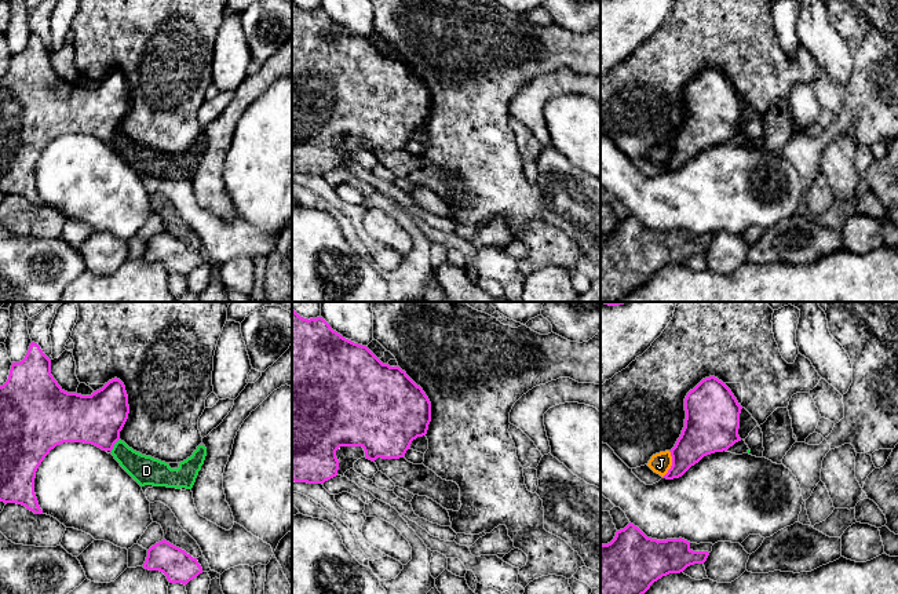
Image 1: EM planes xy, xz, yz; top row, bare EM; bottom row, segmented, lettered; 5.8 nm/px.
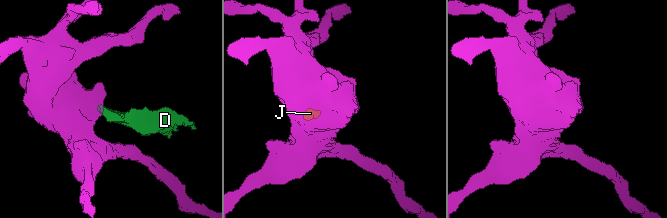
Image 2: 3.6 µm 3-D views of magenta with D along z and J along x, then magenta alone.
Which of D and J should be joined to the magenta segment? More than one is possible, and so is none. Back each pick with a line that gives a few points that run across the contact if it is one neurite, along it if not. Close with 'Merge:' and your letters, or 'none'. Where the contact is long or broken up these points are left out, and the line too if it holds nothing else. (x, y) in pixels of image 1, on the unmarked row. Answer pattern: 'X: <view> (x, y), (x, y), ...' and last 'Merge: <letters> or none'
Merge: none

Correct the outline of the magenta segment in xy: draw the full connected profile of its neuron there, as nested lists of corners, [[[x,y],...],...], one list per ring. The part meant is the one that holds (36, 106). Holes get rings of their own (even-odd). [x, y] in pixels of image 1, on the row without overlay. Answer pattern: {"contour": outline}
{"contour": [[[32,33],[25,50],[12,54],[7,73],[0,77],[0,193],[22,196],[34,205],[43,205],[34,185],[34,170],[50,142],[63,134],[92,135],[102,142],[112,142],[120,131],[128,105],[128,87],[120,70],[109,72],[91,87],[67,84],[51,66],[51,51]]]}

